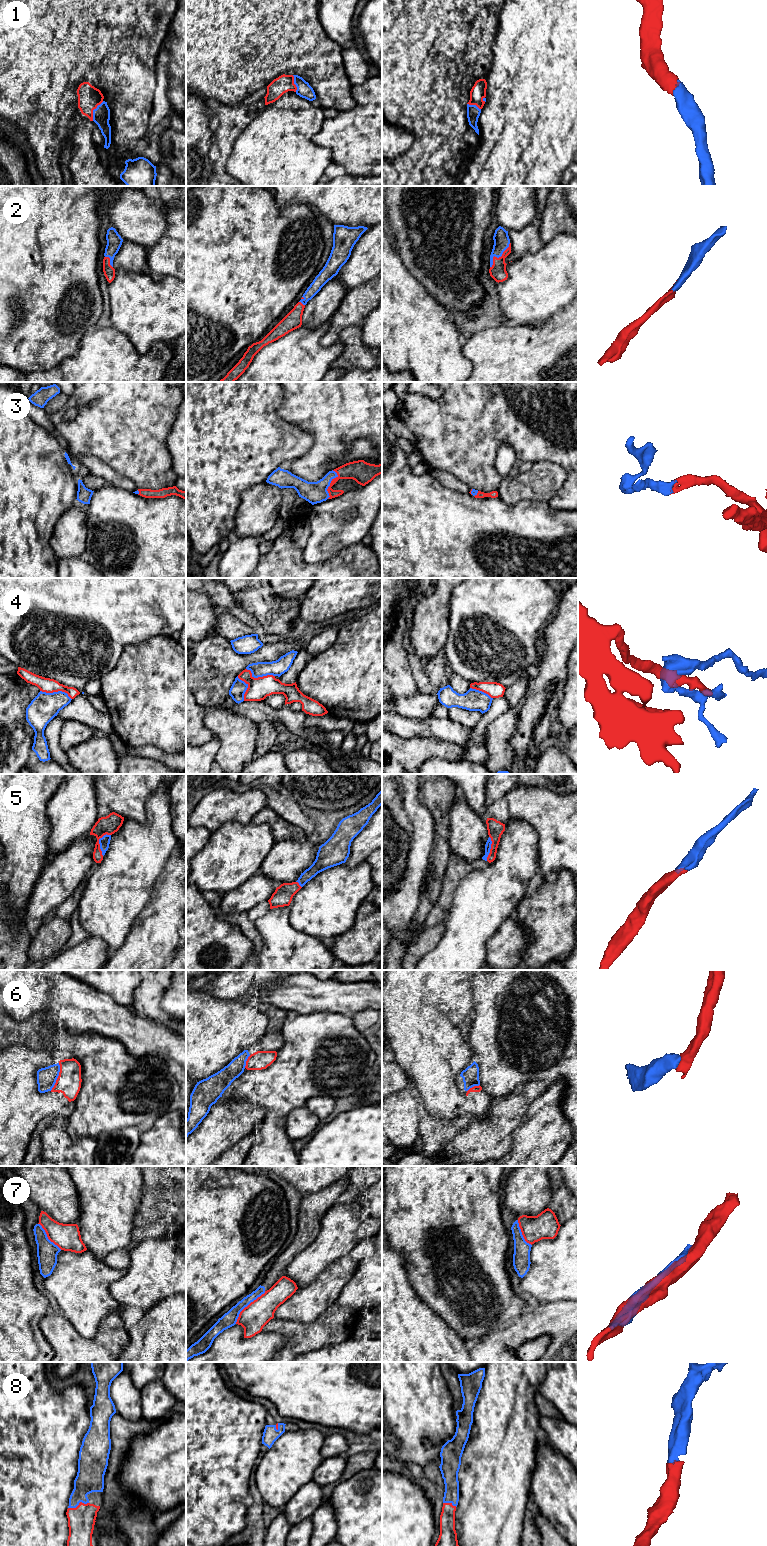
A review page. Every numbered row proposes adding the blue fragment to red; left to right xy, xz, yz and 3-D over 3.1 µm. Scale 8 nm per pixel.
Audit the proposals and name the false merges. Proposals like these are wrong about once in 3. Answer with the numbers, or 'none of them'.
4, 7

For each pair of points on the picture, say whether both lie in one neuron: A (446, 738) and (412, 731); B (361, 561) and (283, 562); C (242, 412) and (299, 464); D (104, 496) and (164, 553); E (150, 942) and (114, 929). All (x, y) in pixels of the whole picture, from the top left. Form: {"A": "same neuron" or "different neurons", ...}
{"A": "same neuron", "B": "same neuron", "C": "different neurons", "D": "same neuron", "E": "different neurons"}

